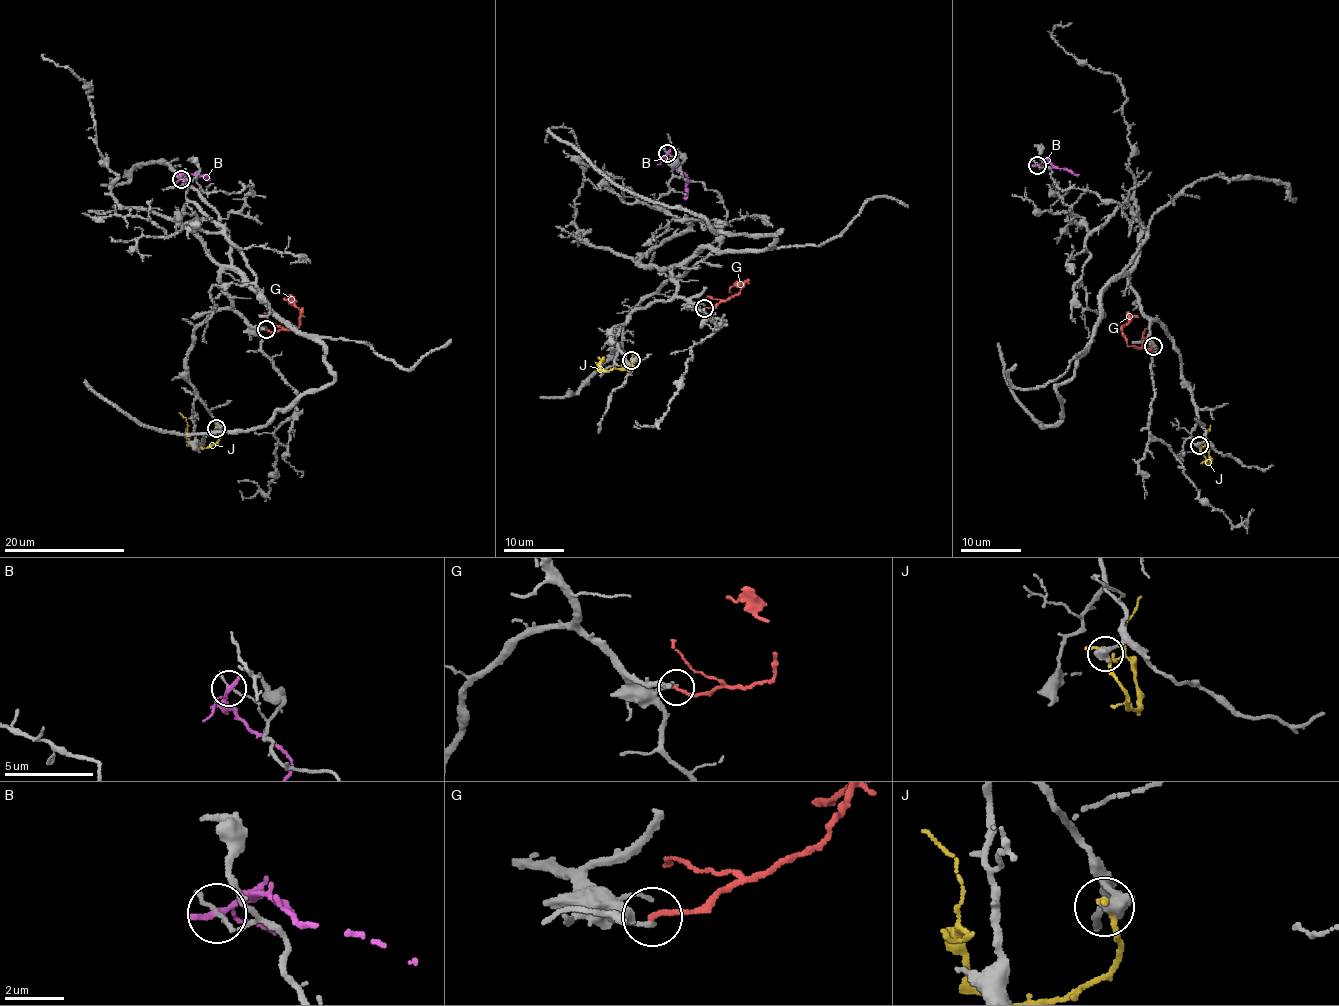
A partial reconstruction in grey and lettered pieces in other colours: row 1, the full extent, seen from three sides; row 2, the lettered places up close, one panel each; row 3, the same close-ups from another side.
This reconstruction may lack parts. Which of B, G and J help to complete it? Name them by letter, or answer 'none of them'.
none of them

